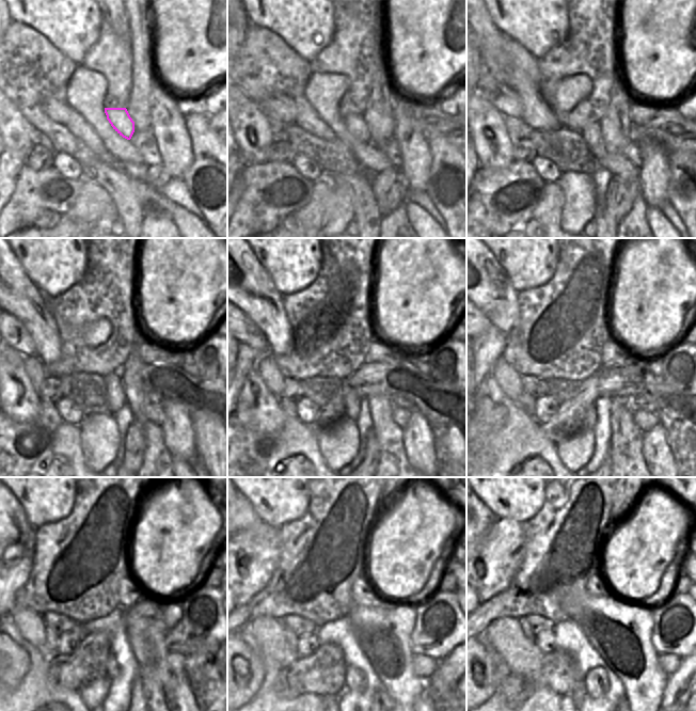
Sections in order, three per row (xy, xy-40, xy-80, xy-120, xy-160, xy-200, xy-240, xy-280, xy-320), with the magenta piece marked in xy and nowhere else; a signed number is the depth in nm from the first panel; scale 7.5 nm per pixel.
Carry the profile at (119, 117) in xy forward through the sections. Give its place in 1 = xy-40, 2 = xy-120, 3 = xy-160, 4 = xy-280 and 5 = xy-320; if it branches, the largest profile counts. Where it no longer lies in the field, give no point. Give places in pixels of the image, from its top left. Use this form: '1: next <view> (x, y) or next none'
1: next xy-40 (356, 123)
2: next xy-120 (115, 395)
3: next xy-160 (352, 399)
4: next xy-280 (356, 679)
5: next xy-320 (596, 681)

